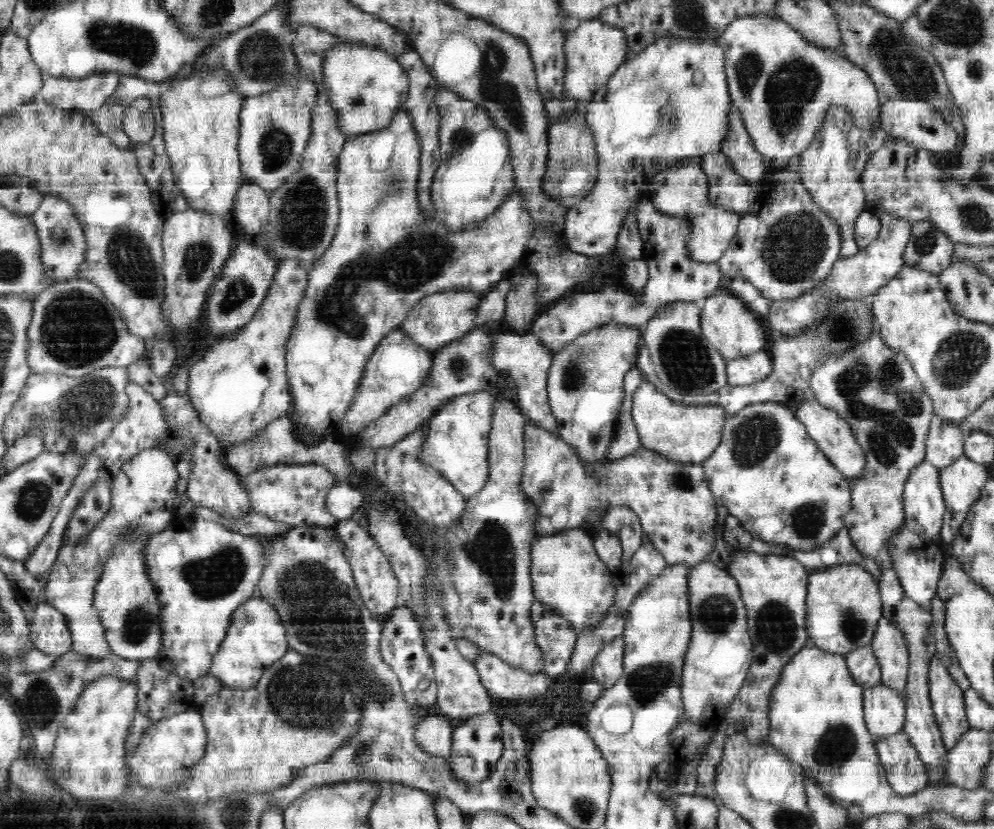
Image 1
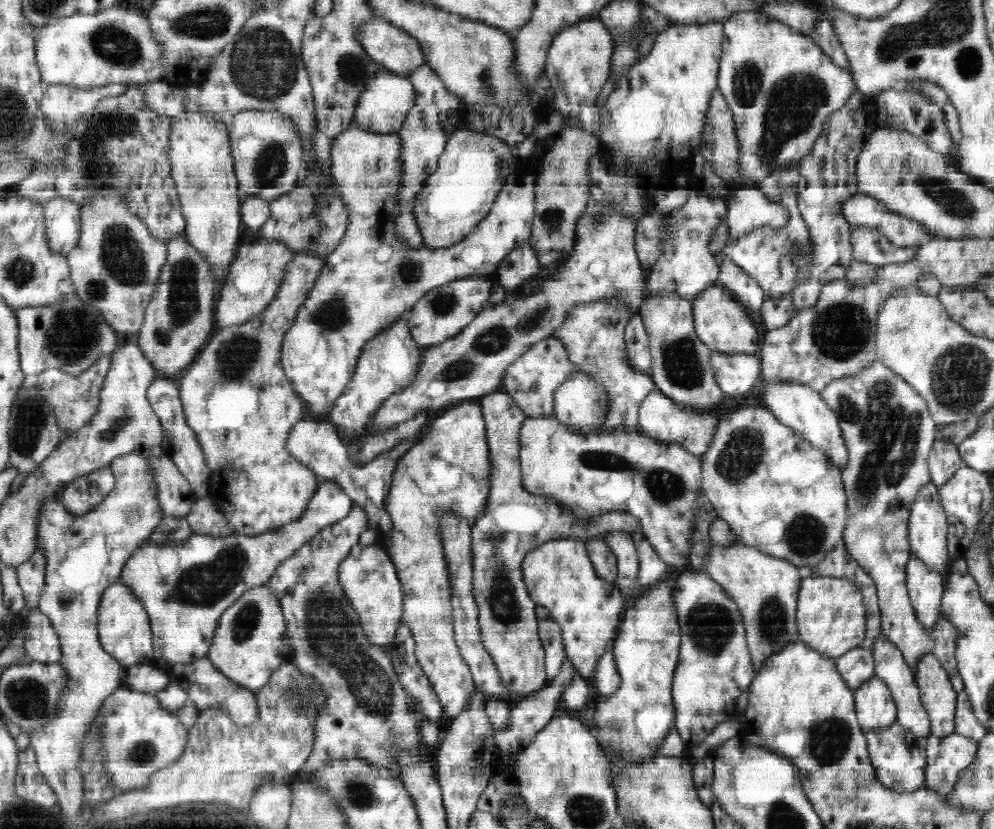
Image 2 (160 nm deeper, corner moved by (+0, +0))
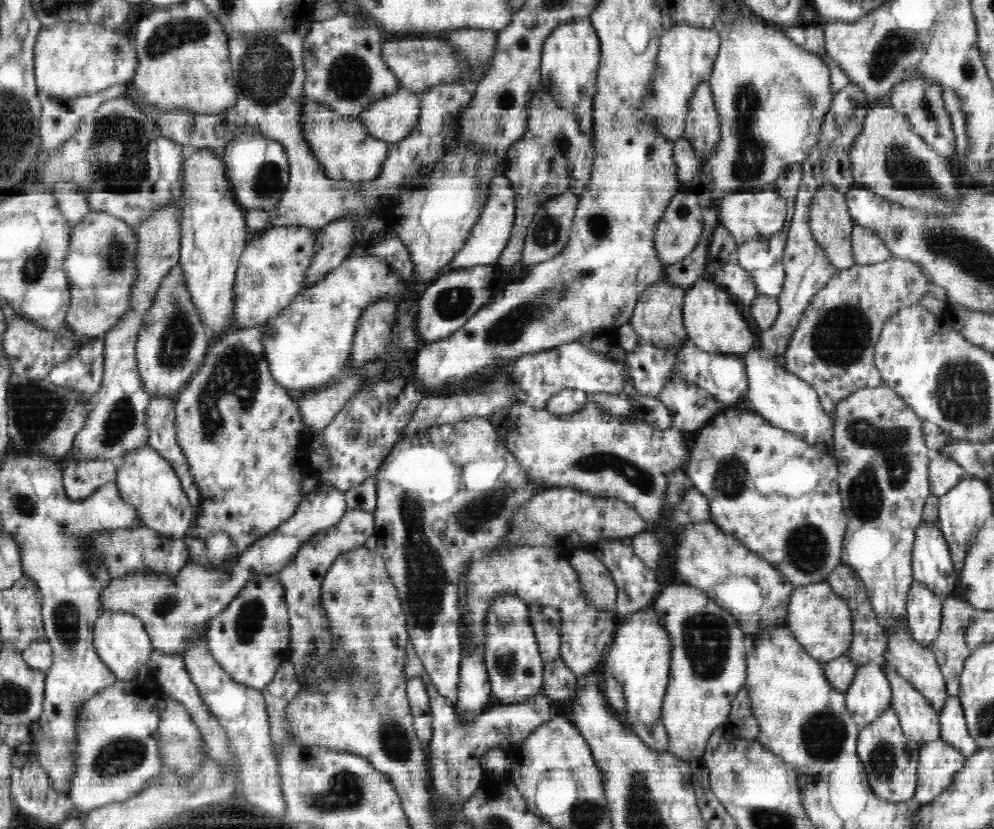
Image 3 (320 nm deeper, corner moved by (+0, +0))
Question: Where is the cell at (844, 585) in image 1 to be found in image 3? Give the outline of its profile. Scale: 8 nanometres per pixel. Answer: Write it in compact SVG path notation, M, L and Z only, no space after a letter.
M817 581L816 584L796 586L788 603L786 627L794 634L795 639L805 651L823 664L845 654L851 647L852 612L847 601L832 592L828 581Z

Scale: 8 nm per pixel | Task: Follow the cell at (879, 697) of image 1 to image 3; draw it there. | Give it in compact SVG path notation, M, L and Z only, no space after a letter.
M883 664L862 665L844 693L848 712L859 728L874 722L892 704L891 686Z

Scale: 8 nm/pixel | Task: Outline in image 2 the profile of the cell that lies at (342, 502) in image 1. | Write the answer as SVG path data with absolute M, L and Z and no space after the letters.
M328 479L320 484L307 510L295 522L262 535L208 536L194 533L188 540L164 545L143 544L136 549L121 570L119 580L132 588L143 601L150 617L153 657L162 669L188 664L207 656L223 612L246 591L267 585L276 568L309 542L325 527L342 520L351 511L353 499Z

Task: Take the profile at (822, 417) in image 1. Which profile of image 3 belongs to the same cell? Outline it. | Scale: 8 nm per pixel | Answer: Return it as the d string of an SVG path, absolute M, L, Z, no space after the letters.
M752 349L740 354L747 367L748 402L753 410L778 428L793 432L804 442L823 453L833 451L834 417L825 412L816 390L799 376L784 370L762 350Z

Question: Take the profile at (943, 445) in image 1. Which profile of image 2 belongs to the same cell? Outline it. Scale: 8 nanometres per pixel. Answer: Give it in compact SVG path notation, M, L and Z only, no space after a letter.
M937 434L928 456L930 481L940 488L942 484L946 484L956 474L958 468L965 465L957 445L945 440L939 440L939 434Z

